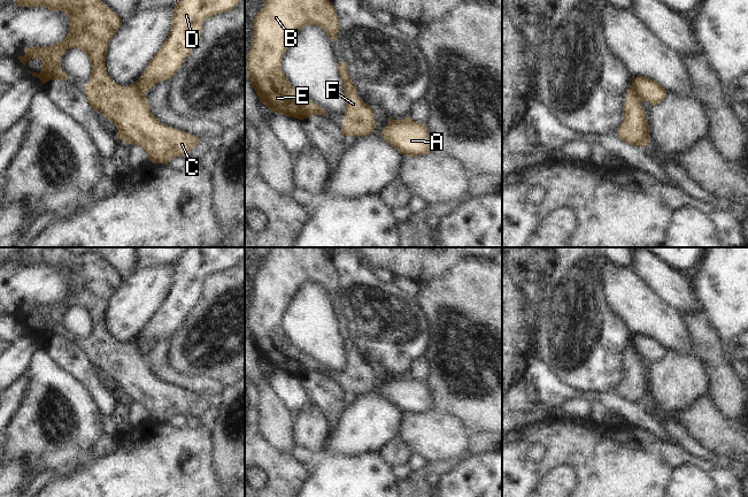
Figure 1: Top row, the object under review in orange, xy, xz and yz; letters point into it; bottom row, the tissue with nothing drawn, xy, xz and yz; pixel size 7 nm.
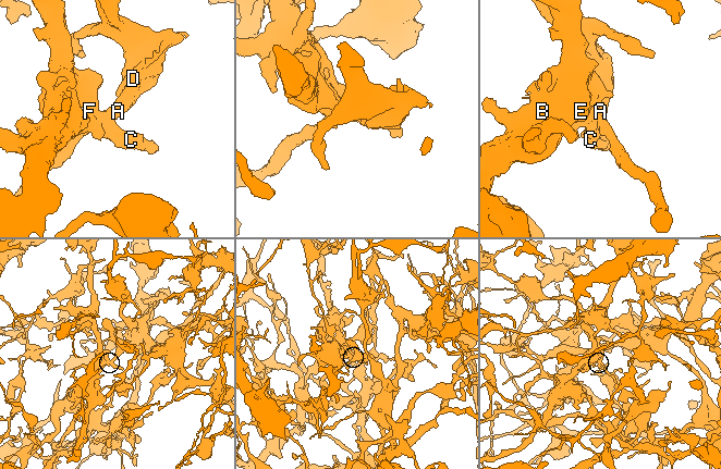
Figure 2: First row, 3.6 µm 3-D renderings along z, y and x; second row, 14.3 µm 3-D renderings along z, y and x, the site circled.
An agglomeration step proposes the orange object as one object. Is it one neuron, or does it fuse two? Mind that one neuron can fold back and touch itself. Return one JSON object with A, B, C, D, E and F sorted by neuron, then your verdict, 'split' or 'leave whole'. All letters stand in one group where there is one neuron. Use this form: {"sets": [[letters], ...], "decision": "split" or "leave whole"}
{"sets": [["A", "D"], ["B", "C", "E", "F"]], "decision": "split"}

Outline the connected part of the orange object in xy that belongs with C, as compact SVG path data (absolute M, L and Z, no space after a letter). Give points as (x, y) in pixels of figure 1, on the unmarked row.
M23 247L21 252L14 255L18 265L44 265L54 269L63 269L70 277L70 286L62 299L47 305L26 305L25 313L17 316L26 323L31 316L40 316L43 326L39 331L30 330L38 335L43 342L51 337L68 337L68 332L62 328L60 318L69 306L84 308L91 321L92 330L87 342L84 344L90 364L100 368L107 377L110 377L117 387L117 396L126 402L141 404L153 421L168 422L176 414L187 416L187 411L201 398L192 391L162 382L152 370L145 349L140 347L134 341L132 343L118 343L108 332L106 324L106 312L108 301L122 281L119 276L108 263L98 254L86 253L84 255L72 255L63 247Z

